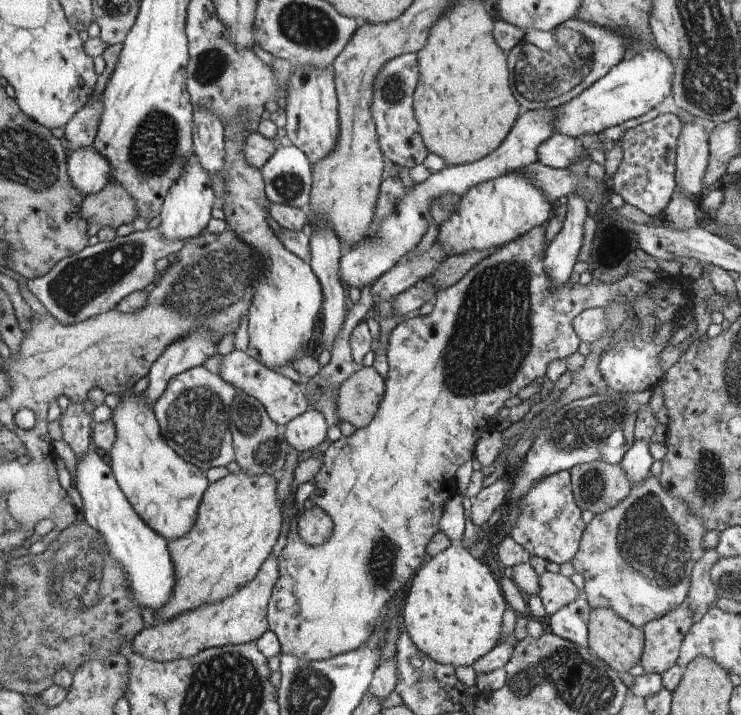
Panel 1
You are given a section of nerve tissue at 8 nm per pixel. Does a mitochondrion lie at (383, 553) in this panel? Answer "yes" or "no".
yes

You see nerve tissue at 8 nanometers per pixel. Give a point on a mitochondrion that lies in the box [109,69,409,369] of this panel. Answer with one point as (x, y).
(216, 279)

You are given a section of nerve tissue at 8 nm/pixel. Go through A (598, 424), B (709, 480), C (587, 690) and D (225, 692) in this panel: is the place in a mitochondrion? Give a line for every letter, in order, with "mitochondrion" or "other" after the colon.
A: mitochondrion
B: mitochondrion
C: mitochondrion
D: mitochondrion

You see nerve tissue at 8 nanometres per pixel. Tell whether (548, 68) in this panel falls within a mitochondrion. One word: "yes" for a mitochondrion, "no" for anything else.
yes

